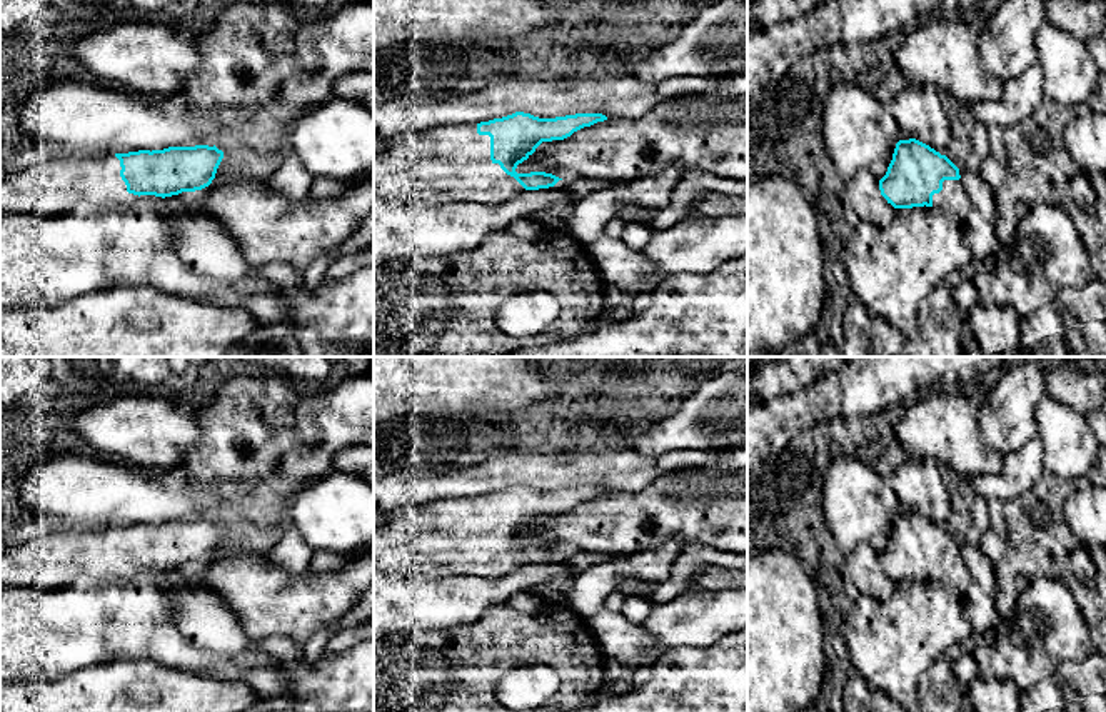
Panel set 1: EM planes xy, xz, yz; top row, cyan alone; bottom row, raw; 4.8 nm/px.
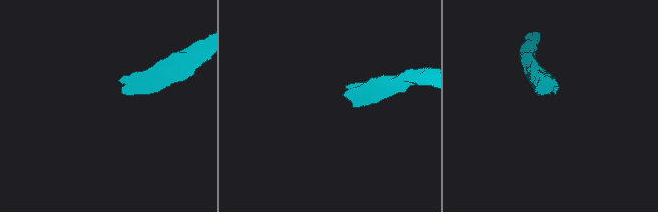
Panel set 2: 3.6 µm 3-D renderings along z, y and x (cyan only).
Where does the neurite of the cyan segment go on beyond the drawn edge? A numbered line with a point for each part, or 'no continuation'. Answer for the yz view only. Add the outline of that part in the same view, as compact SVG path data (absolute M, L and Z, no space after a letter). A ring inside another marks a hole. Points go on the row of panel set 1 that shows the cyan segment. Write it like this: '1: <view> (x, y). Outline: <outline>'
1: yz (953, 199). Outline: M944 180L943 190L933 195L933 207L944 210L946 213L953 215L959 223L969 213L969 197L959 180Z

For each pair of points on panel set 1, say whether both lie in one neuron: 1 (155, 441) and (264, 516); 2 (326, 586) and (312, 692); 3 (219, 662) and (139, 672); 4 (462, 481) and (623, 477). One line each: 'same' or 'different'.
1: different
2: different
3: different
4: same

